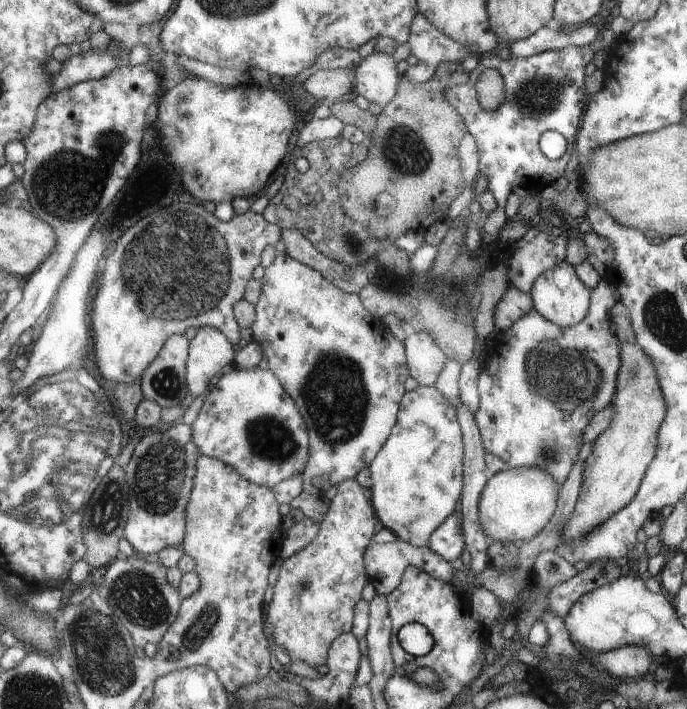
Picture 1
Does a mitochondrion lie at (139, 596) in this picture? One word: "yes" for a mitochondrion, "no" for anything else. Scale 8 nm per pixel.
yes

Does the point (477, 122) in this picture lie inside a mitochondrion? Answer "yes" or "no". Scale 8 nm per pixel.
no

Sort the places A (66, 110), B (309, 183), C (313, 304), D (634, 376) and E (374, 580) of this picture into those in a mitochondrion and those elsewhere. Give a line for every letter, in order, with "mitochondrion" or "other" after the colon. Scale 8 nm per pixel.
A: other
B: other
C: other
D: mitochondrion
E: other

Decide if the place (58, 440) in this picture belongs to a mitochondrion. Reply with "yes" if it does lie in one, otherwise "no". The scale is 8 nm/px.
yes

